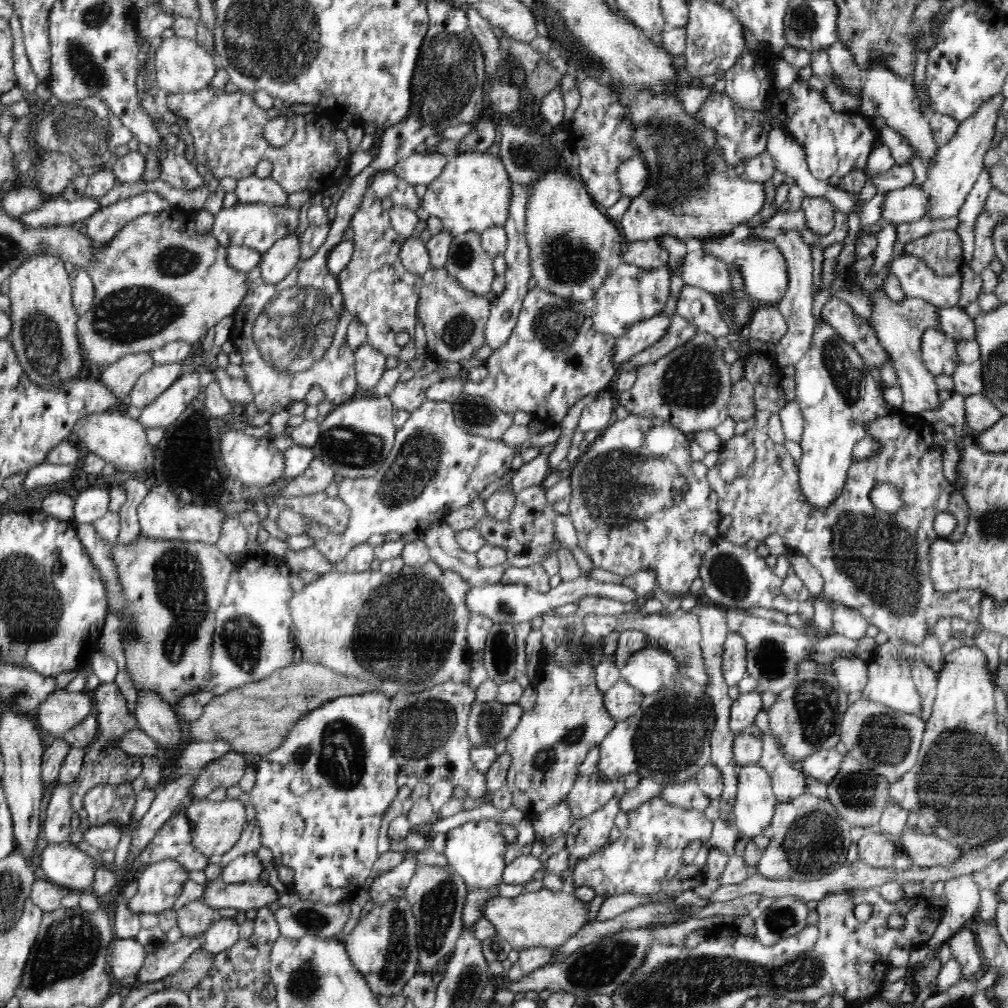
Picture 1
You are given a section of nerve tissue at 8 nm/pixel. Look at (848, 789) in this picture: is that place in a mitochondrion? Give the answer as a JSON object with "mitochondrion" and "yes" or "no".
{"mitochondrion":"yes"}

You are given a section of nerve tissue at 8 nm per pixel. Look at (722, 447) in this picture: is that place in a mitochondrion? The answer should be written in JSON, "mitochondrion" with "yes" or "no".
{"mitochondrion":"no"}

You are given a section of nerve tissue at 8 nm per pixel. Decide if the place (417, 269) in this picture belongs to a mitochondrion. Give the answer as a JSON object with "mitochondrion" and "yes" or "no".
{"mitochondrion":"no"}

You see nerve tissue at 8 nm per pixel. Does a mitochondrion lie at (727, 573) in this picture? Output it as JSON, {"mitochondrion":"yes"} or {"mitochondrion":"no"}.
{"mitochondrion":"yes"}

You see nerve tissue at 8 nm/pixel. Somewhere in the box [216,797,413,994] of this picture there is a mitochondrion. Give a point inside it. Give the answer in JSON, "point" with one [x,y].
{"point":[311,919]}

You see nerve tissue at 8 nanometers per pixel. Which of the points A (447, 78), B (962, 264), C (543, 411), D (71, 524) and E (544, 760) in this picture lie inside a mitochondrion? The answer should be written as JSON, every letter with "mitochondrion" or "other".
{"A":"mitochondrion","B":"other","C":"other","D":"other","E":"mitochondrion"}

